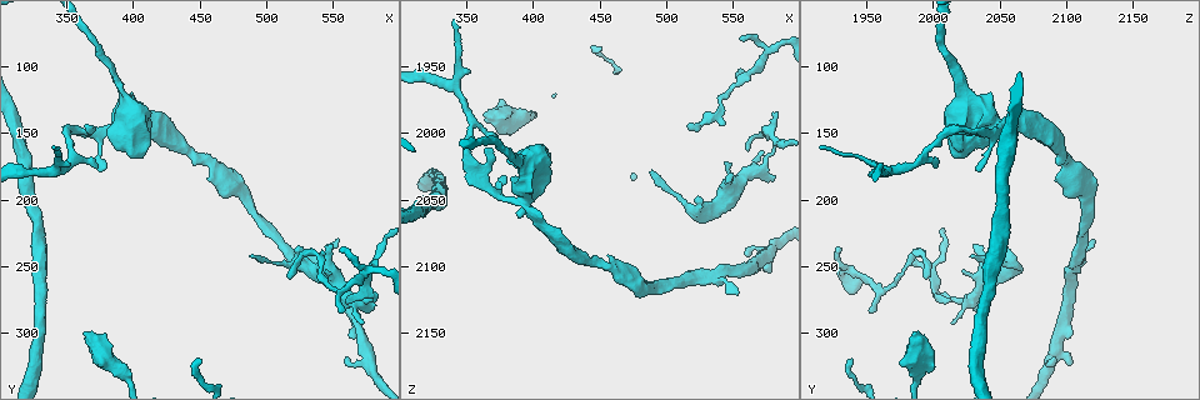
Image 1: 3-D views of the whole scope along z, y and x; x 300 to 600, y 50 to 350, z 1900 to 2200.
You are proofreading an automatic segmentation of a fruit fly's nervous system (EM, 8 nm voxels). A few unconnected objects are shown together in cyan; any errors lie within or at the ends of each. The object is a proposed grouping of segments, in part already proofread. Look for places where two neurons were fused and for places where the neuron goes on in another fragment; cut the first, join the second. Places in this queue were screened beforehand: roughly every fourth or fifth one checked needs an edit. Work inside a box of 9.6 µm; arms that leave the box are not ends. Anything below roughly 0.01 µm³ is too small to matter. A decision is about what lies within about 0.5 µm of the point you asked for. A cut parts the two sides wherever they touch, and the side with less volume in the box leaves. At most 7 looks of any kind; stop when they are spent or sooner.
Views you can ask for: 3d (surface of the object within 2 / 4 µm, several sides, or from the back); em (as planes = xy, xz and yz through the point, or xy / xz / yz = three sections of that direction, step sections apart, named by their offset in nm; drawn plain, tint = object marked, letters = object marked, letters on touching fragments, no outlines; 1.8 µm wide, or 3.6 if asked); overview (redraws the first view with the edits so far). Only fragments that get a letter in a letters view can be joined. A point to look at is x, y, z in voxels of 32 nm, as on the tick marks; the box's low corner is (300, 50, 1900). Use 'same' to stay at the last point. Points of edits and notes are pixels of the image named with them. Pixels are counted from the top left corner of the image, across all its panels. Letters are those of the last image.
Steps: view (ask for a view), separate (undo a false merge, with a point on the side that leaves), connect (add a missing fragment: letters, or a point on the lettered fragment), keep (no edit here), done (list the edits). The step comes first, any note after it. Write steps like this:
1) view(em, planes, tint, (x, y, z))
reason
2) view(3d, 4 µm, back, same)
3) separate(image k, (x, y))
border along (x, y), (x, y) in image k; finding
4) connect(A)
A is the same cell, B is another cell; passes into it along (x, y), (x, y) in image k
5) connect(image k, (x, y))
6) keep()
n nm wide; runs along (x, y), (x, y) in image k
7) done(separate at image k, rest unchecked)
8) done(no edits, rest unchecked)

view(em, yz, step 8, tint, (558, 236, 1928))
free end

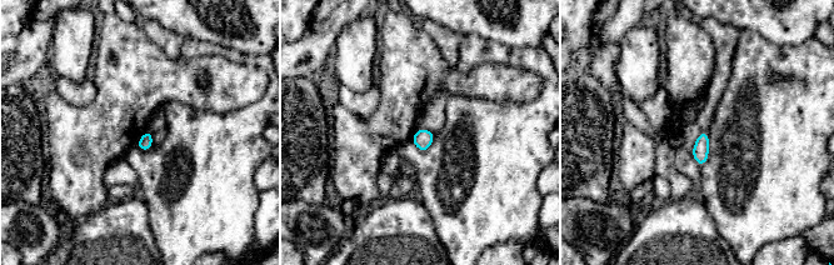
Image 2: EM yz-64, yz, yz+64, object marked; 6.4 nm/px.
view(em, planes, letters, same)

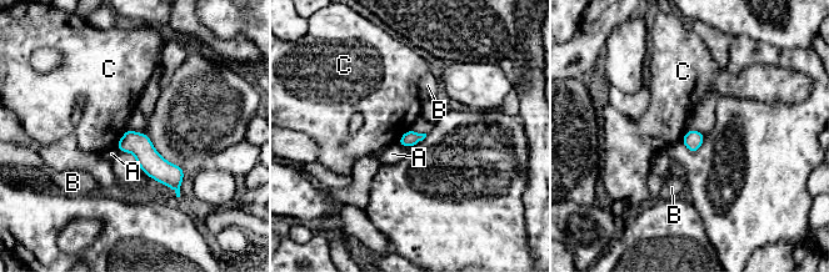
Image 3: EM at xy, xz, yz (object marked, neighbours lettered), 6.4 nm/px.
keep()
100 nm wide; A, B and C are other cells; runs along (129, 132), (130, 137), (176, 187) in image 3; no lettered fragment goes on from it

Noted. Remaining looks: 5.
view(3d, 2 µm, (580, 244, 1986))
free end

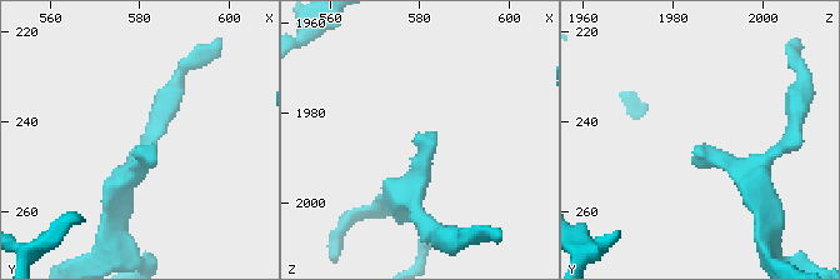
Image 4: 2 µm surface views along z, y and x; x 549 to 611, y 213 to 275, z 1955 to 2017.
view(em, planes, letters, (579, 246, 1984))

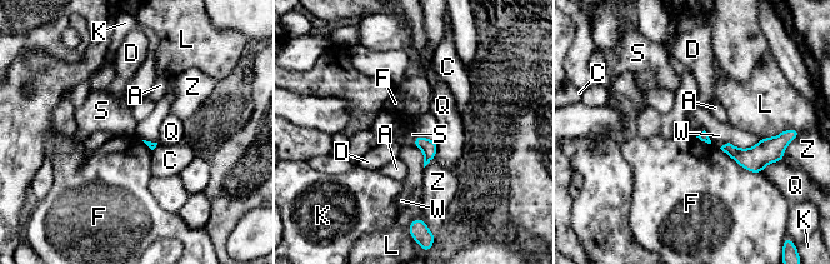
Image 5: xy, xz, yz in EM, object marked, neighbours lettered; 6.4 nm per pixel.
keep()
A, C, D, F, K, L, Q, S, W and Z are other cells; border along (415, 134), (411, 144) in image 5; no lettered fragment goes on from it

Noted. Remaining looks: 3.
view(em, xz, step 8, letters, (516, 260, 1996))
free end

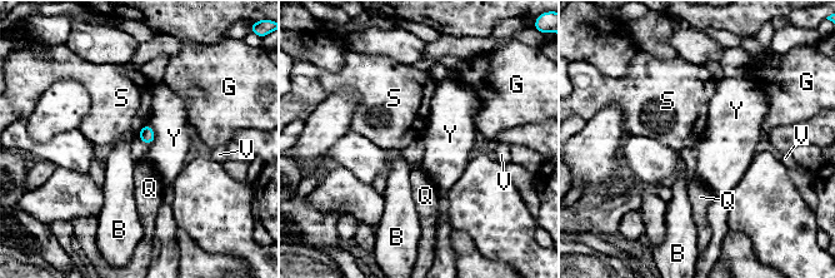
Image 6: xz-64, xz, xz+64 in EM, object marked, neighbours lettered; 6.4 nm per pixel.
view(em, planes, letters, same)
another direction

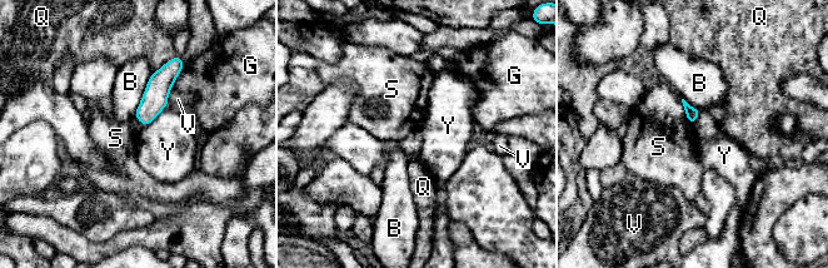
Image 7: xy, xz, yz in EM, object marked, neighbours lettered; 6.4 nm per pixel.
keep()
80 nm wide; B, G, Q, S, V and Y are other cells; border along (168, 105), (144, 127) in image 7; no lettered fragment goes on from it

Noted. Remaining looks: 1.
done(no edits, rest unchecked)

